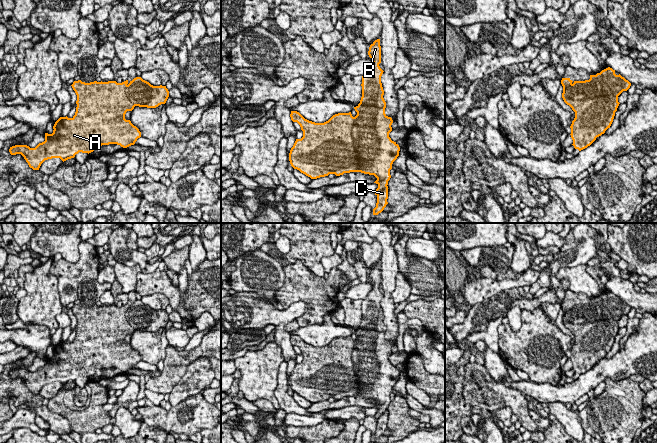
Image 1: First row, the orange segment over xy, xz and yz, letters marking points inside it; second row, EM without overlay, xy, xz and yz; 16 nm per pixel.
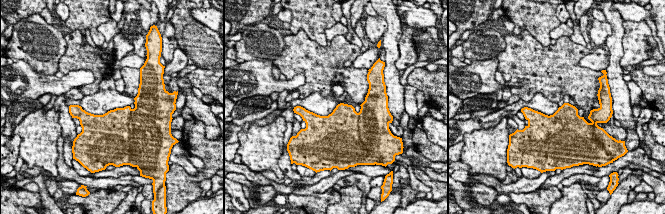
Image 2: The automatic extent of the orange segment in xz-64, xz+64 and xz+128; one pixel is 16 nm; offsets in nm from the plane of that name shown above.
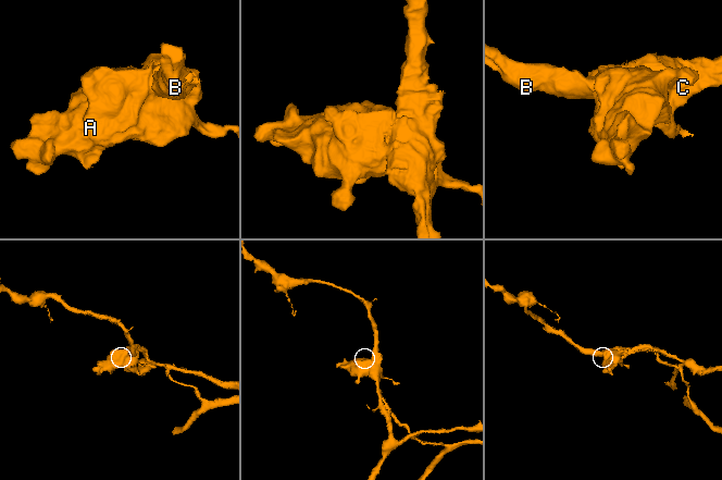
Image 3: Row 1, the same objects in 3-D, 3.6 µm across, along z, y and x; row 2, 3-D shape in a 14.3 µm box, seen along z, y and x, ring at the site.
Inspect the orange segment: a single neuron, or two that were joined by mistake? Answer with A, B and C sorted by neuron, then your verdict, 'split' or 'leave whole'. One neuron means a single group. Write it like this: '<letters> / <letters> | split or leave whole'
A C / B | split

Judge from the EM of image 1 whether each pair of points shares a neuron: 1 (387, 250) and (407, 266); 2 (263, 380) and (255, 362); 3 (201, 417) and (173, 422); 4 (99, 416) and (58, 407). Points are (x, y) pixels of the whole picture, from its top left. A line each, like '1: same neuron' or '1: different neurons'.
1: different neurons
2: same neuron
3: same neuron
4: same neuron

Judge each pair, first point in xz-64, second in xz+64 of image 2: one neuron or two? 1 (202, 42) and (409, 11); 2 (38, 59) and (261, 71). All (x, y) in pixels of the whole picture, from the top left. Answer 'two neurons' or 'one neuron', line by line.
1: two neurons
2: two neurons

